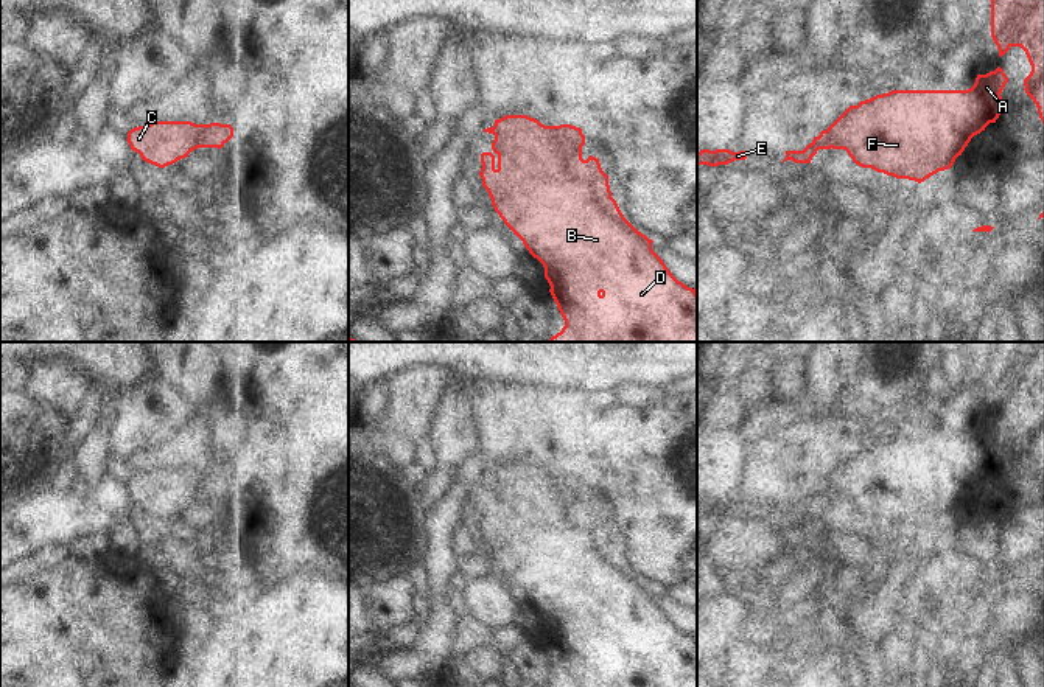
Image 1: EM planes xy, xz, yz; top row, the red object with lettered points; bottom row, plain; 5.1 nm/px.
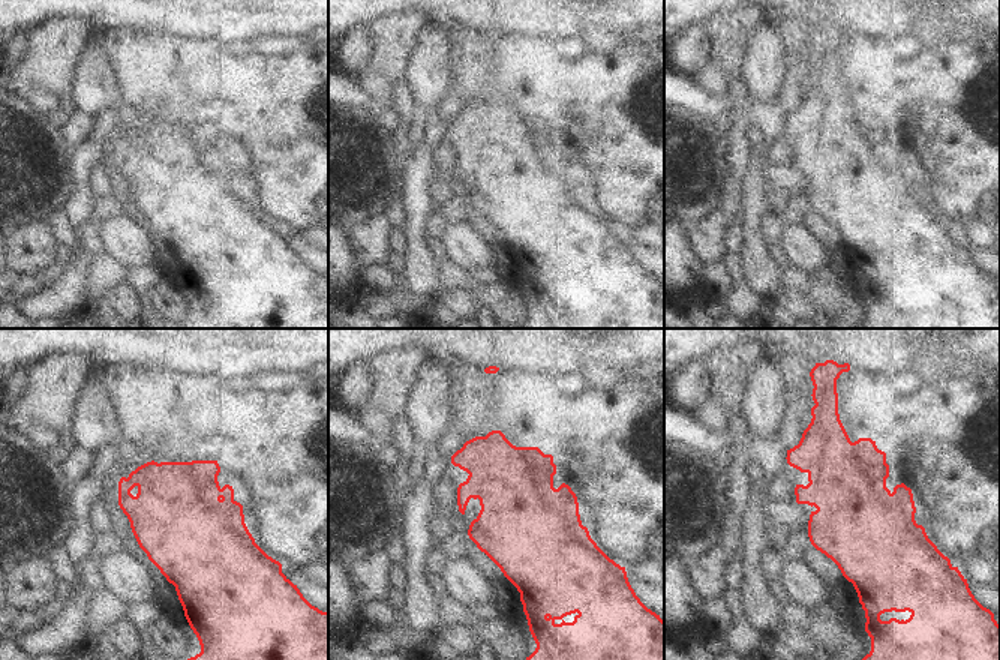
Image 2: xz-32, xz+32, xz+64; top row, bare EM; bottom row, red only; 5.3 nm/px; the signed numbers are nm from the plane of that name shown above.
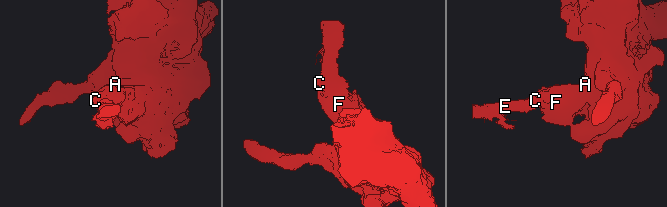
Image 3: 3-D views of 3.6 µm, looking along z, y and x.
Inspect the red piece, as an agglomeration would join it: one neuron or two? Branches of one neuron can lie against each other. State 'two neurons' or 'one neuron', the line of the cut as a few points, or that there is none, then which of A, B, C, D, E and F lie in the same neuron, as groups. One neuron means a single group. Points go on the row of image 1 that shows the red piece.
one neuron; no cut; A B C D E F

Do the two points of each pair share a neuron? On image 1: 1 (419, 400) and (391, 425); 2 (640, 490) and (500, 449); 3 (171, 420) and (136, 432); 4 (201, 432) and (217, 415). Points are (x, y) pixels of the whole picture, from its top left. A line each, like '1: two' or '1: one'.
1: one
2: two
3: one
4: two

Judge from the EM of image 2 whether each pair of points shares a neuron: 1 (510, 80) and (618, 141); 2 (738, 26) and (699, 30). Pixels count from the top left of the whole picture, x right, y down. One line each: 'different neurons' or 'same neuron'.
1: different neurons
2: different neurons

